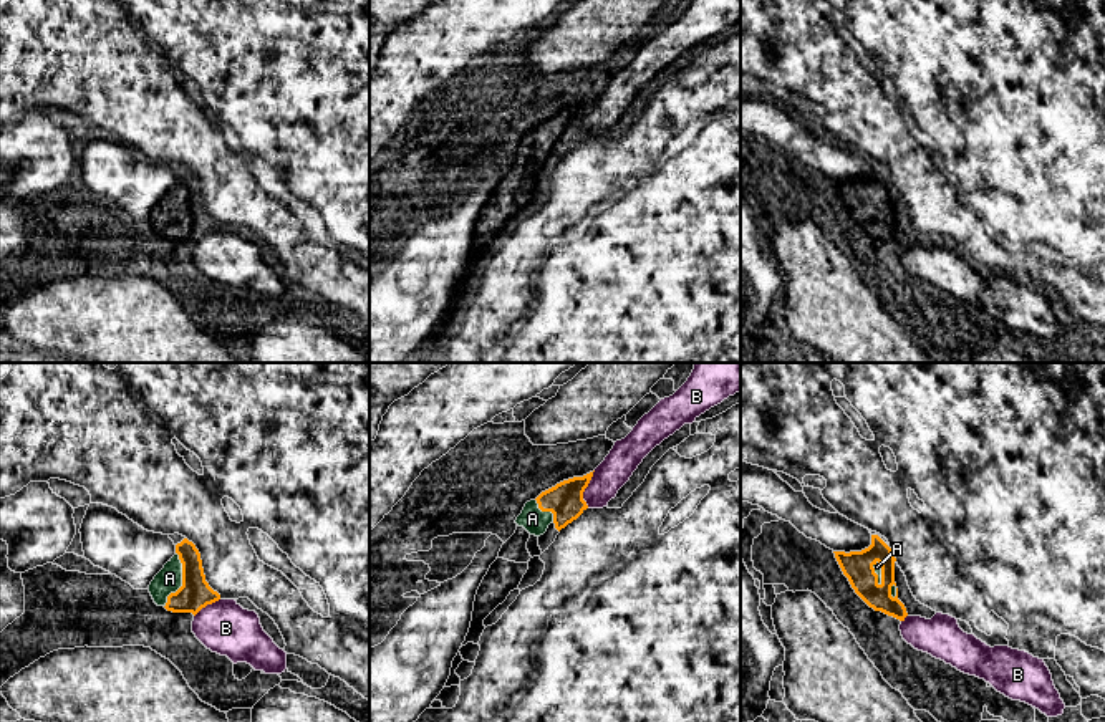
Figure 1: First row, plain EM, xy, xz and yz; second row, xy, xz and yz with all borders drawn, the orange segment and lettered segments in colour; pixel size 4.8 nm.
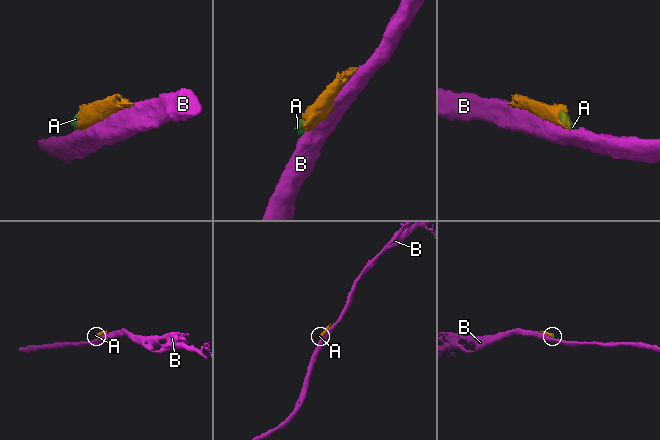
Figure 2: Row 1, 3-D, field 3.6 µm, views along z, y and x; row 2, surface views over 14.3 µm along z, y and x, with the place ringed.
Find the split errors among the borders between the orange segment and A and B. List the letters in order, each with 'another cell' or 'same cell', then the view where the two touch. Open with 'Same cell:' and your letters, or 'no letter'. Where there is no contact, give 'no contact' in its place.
Same cell: A
A: same cell | xy
B: another cell | xz

